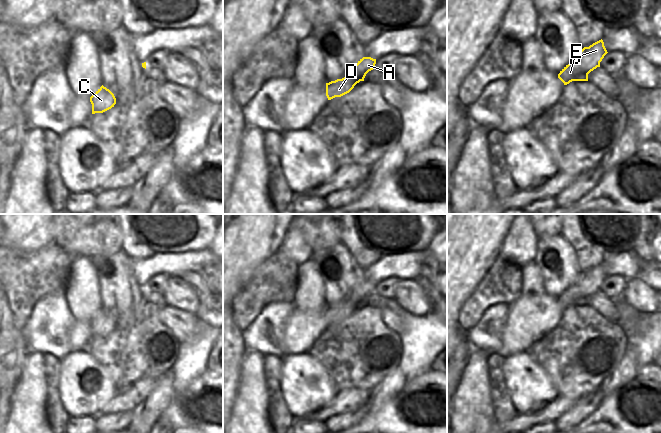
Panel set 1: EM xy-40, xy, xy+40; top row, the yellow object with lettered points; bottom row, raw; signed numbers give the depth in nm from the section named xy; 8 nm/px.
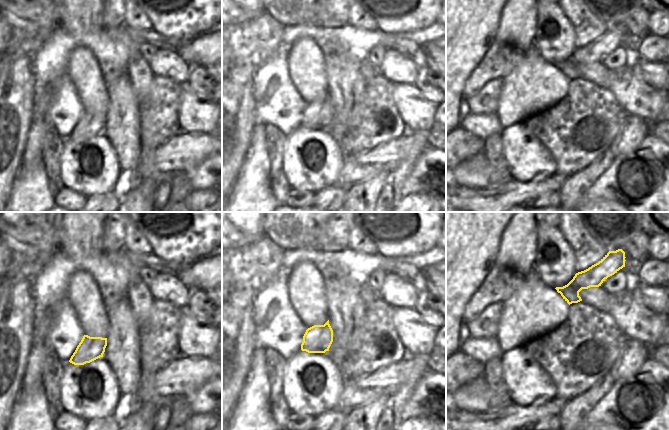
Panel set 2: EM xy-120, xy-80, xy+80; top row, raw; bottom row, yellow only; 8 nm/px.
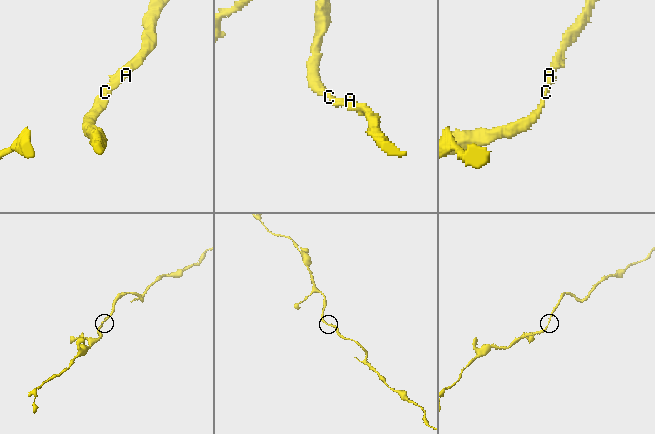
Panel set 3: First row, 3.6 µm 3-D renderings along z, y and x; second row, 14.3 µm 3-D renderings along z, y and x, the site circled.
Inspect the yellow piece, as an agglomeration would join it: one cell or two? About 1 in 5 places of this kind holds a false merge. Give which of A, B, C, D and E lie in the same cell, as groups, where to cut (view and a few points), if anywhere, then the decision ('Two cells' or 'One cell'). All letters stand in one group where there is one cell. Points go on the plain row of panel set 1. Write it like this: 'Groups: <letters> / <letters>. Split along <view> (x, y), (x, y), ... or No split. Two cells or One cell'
Groups: A B C D E. No split. One cell

